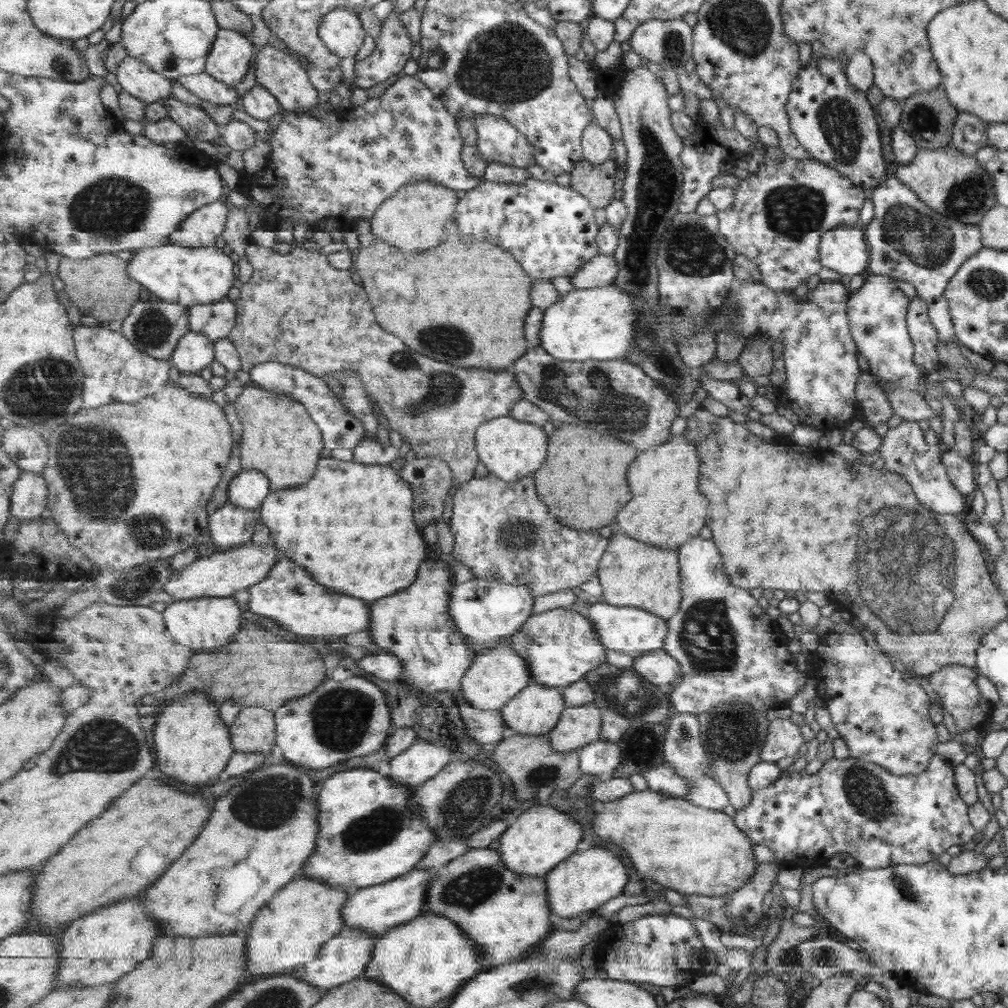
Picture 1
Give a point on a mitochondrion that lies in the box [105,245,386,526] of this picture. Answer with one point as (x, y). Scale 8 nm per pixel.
(152, 328)

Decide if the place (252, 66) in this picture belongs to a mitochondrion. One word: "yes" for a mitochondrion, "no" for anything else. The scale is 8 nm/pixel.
no

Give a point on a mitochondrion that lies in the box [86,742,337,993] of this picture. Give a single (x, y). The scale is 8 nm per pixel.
(260, 805)

